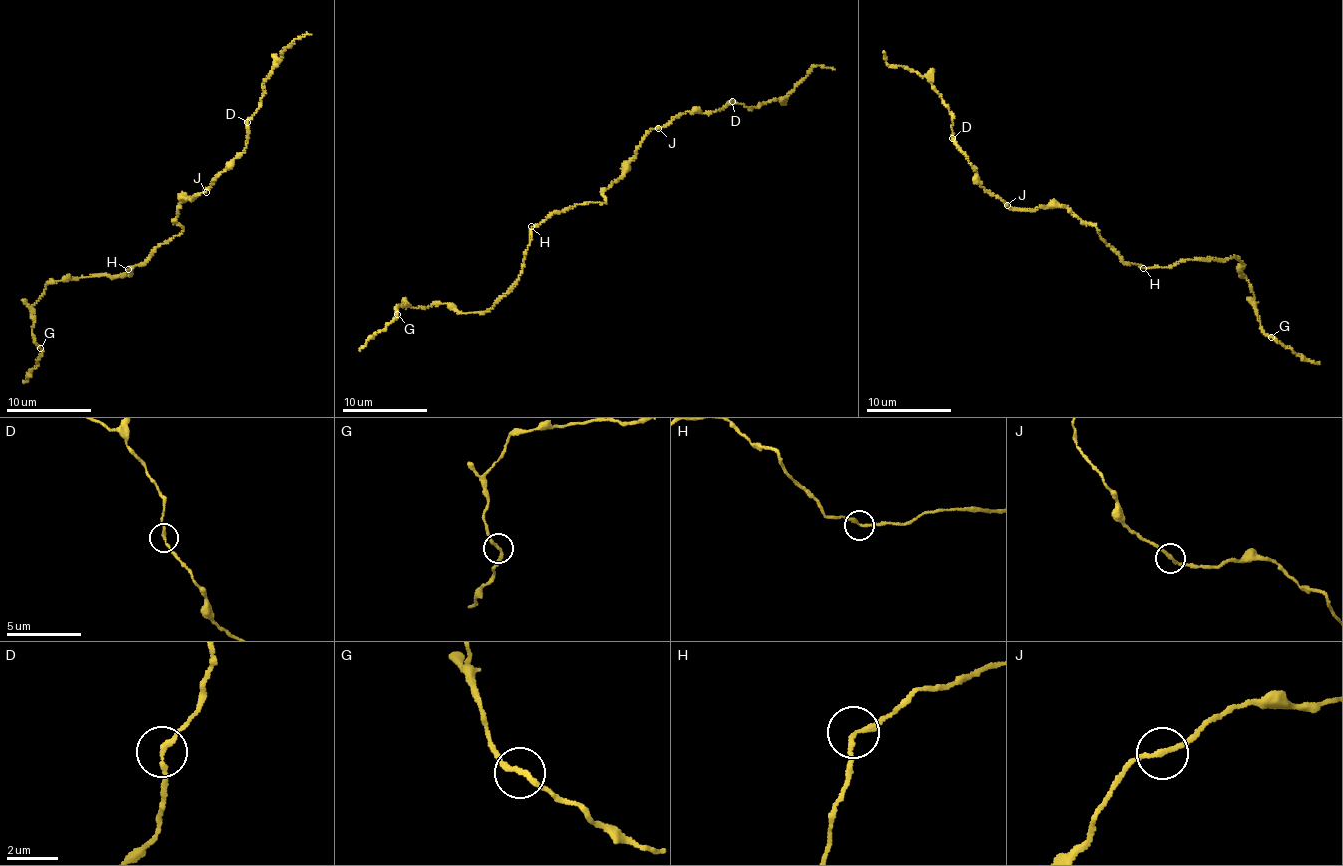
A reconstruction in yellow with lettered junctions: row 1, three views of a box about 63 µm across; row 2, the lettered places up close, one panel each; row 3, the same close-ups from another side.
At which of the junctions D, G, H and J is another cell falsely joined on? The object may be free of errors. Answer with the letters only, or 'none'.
none

